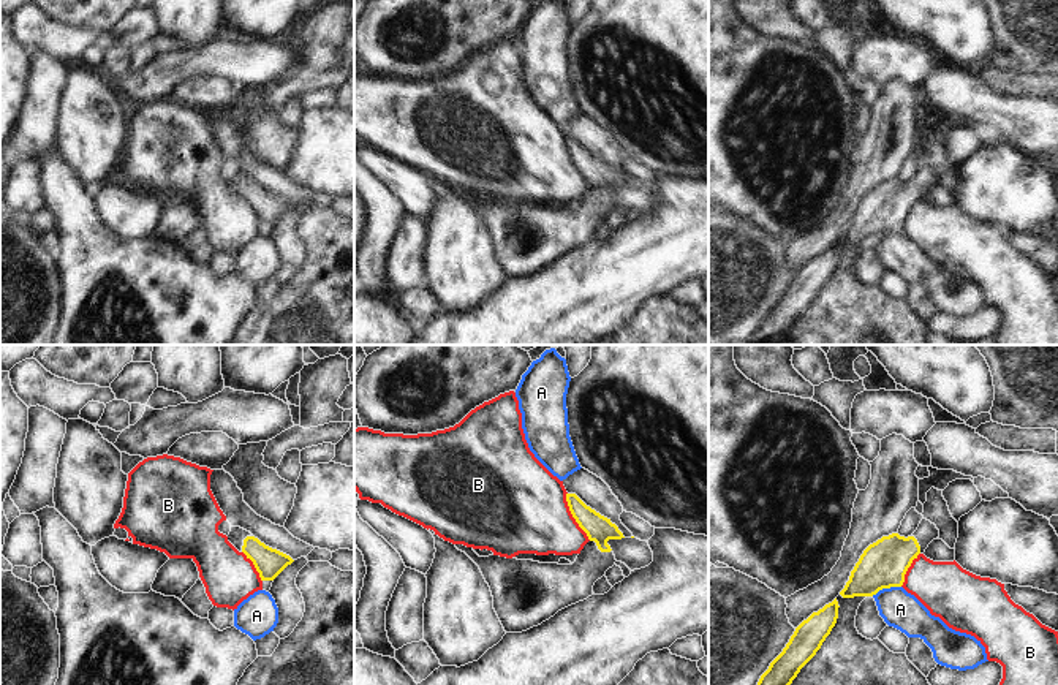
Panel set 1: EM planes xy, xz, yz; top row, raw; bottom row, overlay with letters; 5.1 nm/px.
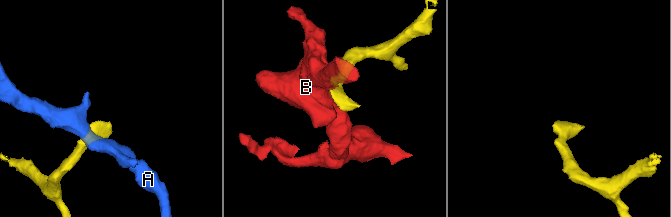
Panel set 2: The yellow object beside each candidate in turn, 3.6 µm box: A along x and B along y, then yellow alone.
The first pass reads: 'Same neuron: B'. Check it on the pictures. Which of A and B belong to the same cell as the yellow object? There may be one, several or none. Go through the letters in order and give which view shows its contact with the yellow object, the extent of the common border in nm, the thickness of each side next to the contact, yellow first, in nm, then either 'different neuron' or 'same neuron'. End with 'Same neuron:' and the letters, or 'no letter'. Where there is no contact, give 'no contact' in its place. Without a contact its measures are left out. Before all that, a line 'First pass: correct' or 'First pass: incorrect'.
First pass: incorrect
A: contact in yz; length 160 nm; calibres 240 and 190 nm; different neuron
B: contact in xz; length 280 nm; calibres 140 and 440 nm; different neuron
Same neuron: no letter

